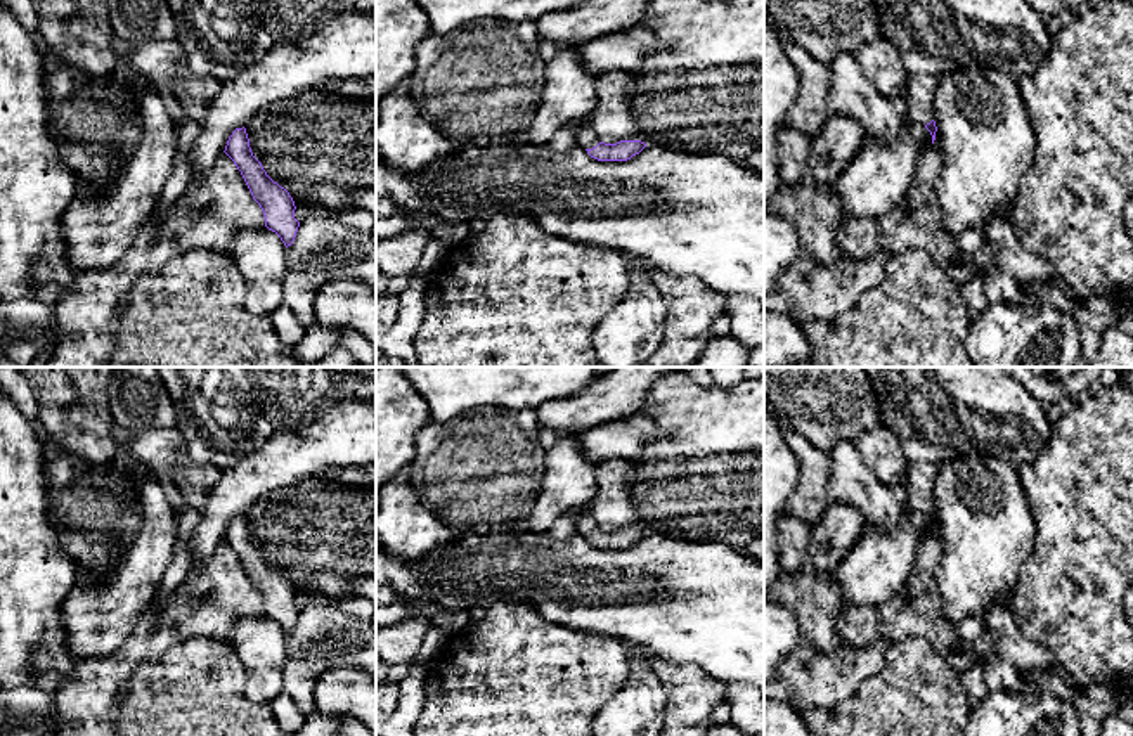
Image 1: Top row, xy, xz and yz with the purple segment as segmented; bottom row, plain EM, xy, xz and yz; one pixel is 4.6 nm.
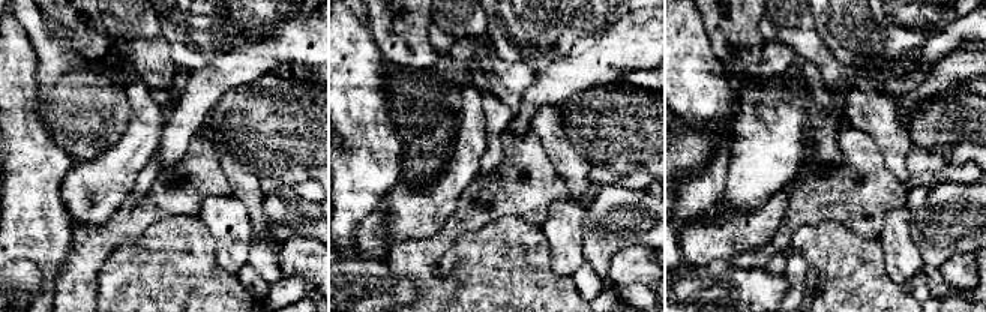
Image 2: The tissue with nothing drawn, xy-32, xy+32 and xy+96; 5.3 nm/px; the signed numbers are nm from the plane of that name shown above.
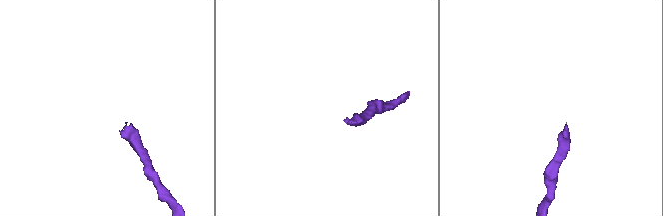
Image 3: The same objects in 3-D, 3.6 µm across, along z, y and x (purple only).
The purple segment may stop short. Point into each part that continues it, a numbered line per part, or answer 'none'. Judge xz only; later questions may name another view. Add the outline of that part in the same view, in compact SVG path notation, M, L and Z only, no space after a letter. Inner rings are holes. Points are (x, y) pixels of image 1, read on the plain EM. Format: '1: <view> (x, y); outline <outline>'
1: xz (588, 527); outline M582 509L579 516L577 533L584 537L592 537L598 532L599 532L599 526L596 525L594 518L586 509Z

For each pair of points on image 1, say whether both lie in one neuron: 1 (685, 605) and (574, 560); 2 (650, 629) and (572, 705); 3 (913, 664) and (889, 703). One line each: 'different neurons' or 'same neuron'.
1: same neuron
2: different neurons
3: same neuron

